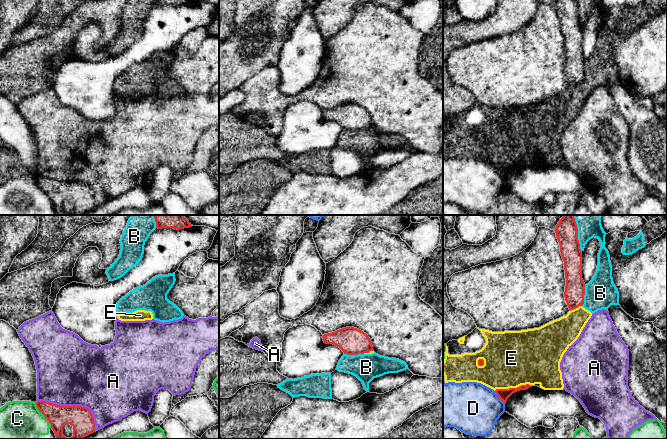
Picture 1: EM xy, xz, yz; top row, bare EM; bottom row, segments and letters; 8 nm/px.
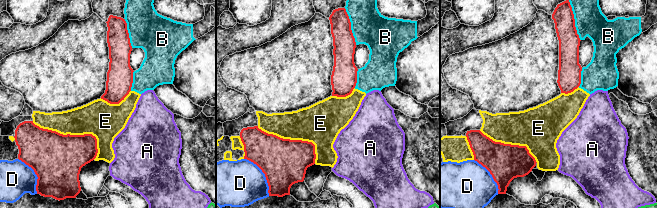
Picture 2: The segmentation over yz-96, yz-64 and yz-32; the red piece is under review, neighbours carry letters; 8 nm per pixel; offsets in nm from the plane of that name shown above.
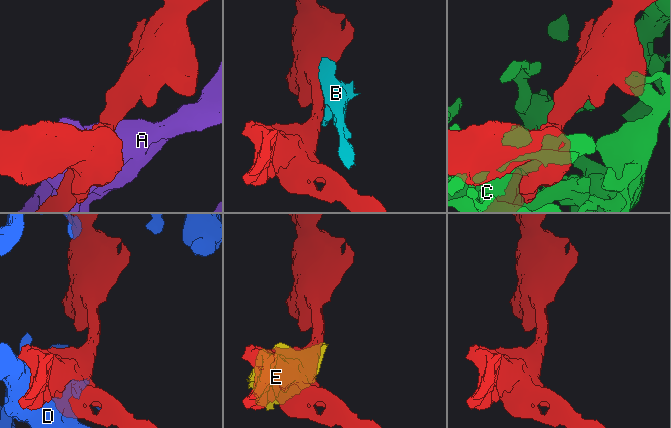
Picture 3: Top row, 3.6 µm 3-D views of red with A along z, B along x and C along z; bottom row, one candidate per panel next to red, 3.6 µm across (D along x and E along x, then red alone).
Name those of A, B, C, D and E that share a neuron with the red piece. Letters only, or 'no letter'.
no letter

